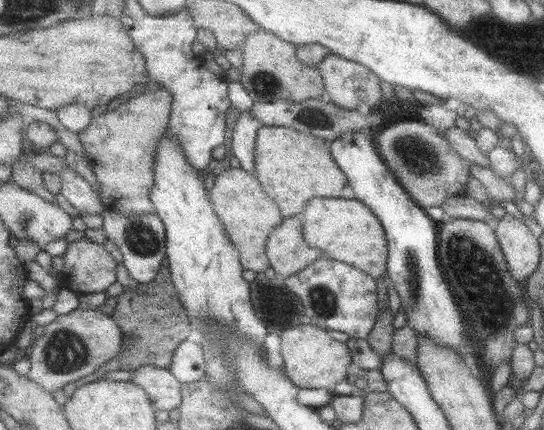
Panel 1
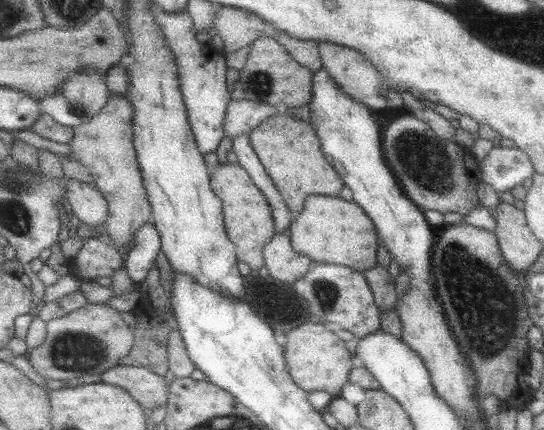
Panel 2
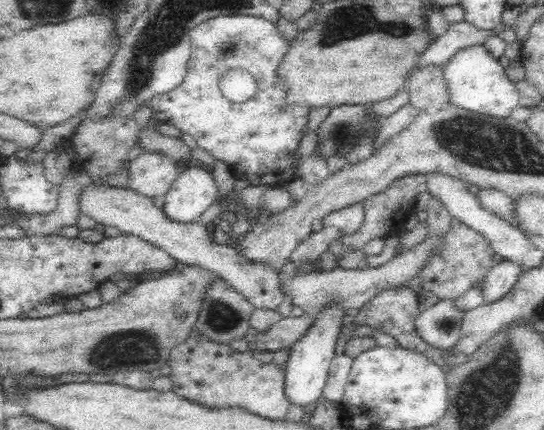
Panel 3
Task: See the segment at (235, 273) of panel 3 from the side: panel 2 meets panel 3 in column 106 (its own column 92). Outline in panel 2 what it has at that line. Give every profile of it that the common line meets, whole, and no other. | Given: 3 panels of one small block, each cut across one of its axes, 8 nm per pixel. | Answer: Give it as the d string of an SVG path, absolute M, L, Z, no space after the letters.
M69 179L66 196L73 214L90 226L106 224L110 215L110 204L104 194L93 184Z

